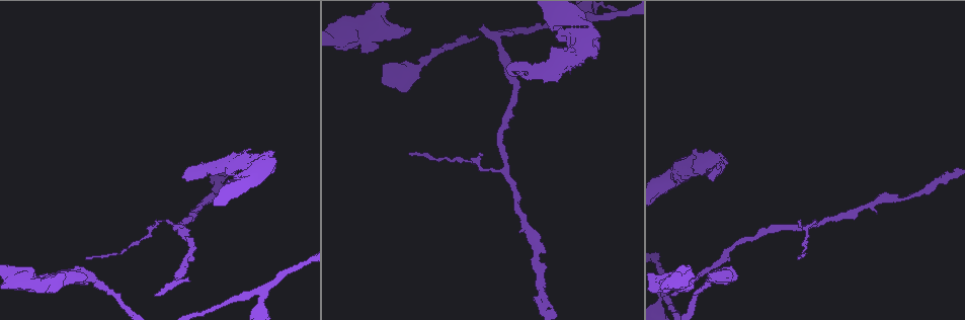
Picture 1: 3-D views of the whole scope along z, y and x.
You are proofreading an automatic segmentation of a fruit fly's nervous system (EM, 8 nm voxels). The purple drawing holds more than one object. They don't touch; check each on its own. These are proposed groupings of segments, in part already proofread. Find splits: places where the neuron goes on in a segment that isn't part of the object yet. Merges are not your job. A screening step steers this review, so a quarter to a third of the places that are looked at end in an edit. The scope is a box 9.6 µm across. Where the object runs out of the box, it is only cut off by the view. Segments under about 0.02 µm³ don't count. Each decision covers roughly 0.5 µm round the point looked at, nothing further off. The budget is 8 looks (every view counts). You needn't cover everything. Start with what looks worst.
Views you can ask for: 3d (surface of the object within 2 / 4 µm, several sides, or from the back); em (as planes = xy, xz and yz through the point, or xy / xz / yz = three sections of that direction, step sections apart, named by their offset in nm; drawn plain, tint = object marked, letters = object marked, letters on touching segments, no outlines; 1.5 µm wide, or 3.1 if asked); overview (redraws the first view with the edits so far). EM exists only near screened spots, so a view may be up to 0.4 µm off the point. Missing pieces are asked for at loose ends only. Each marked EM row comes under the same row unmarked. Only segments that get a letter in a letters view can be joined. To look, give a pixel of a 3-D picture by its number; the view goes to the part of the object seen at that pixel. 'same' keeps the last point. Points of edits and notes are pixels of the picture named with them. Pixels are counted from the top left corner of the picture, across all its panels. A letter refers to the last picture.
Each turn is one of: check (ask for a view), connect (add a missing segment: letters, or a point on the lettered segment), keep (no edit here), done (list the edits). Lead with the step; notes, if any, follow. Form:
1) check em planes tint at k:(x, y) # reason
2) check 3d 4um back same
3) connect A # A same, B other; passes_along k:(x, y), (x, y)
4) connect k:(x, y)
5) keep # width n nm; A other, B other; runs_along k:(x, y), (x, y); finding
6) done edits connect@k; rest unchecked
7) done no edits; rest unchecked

check em xy step 8 letters at 1:(560, 40) # an open end

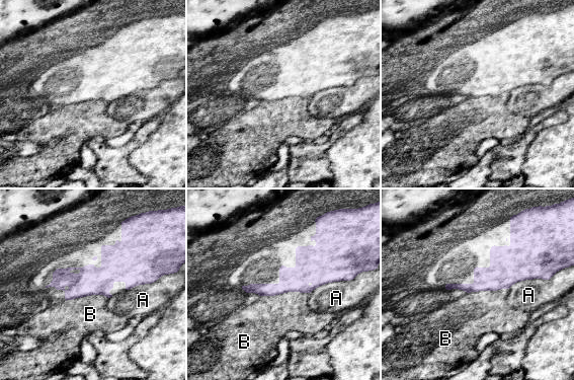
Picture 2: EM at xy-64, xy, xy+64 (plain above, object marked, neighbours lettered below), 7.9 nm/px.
keep # A other, B other; border 2:(309, 292), (283, 292), (260, 296); none of them fits

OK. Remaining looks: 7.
check em xy step 8 letters at 1:(725, 273) # free end

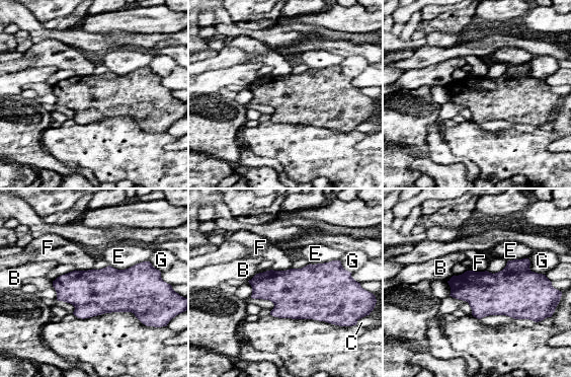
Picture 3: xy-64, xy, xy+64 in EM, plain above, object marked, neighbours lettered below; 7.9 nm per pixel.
check em planes letters same

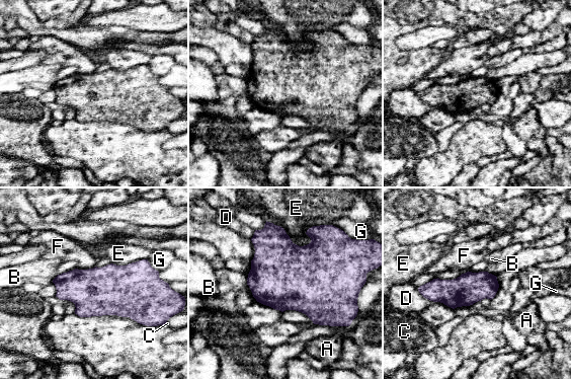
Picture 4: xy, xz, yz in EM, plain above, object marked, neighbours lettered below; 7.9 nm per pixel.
keep # longest_contact E 440 nm; A other, B other, C other, D other, E other, F other, G other; border 4:(95, 267), (77, 269); no lettered segment goes on from it

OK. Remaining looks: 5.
check 3d 2um at 1:(154, 296) # free end

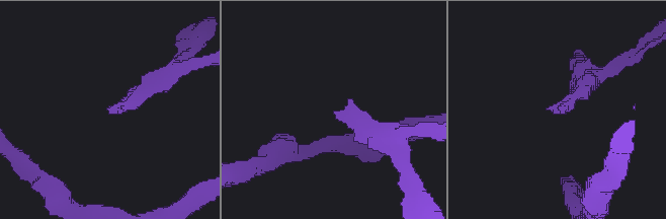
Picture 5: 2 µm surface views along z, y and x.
check em planes letters at 5:(335, 113) # need the tissue

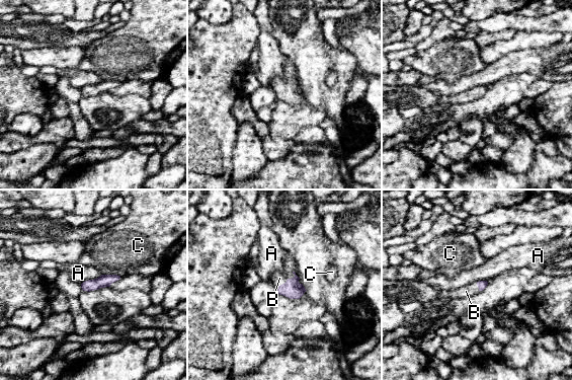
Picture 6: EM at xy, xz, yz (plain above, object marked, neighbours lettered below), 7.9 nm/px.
connect B # A other, B same, C other; passes_along 6:(292, 289), (286, 282), (279, 278); it goes on there

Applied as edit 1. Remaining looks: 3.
done edits connect@6; rest unchecked

